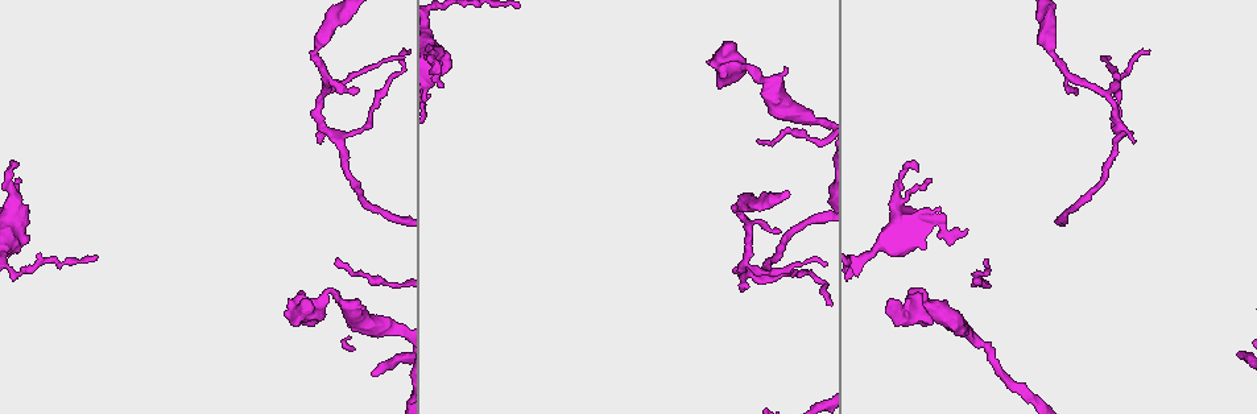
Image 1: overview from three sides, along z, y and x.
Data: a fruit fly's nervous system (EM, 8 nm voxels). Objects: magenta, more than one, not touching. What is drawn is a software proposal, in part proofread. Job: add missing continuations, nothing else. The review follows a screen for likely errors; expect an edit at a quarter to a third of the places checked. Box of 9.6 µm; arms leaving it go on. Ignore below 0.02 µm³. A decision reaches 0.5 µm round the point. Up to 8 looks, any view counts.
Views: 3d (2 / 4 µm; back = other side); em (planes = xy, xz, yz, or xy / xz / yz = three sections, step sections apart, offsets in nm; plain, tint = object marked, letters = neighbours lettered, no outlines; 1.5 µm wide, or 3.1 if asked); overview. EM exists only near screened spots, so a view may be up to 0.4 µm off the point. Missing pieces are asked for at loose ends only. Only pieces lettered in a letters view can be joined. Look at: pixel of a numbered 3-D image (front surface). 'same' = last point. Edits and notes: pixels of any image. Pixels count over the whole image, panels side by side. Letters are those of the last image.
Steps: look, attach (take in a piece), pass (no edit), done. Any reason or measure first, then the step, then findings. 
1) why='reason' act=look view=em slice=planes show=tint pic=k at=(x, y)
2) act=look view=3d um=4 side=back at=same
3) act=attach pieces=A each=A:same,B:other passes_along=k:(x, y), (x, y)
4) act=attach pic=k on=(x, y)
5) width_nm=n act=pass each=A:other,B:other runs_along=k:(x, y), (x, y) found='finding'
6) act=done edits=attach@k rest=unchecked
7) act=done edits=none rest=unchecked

why='free end' act=look view=3d um=4 pic=1 at=(22, 210)

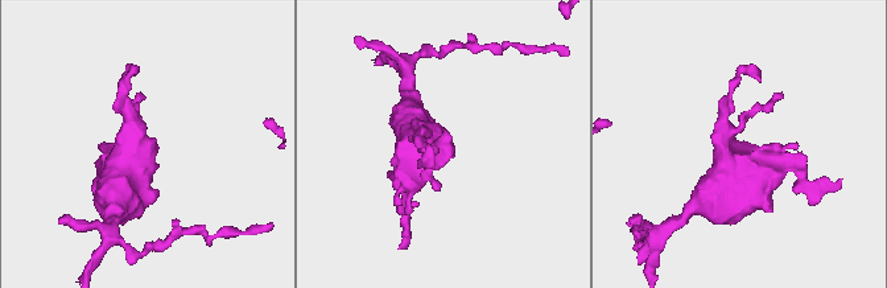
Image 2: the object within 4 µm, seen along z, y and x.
act=look view=em slice=planes show=letters pic=2 at=(151, 143)

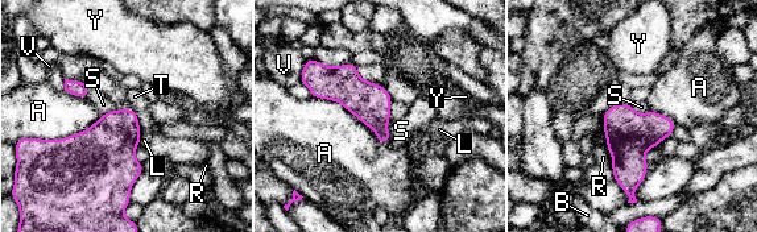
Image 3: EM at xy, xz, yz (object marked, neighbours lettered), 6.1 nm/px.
act=pass each=A:other,B:other,L:other,R:other,S:other,T:other,V:other,Y:other border=3:(132, 108), (116, 108), (102, 114) found='none of them fits'

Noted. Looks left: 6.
why='tapers out' act=look view=em slice=yz step=4 show=letters pic=1 at=(780, 232)

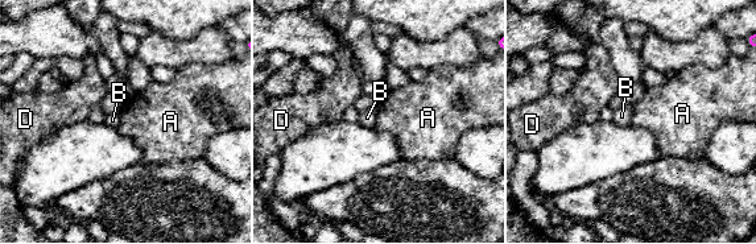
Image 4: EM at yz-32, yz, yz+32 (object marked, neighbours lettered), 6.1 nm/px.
why='another direction' act=look view=em slice=xy step=4 show=letters at=same

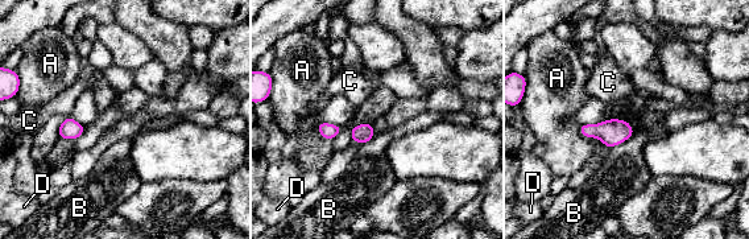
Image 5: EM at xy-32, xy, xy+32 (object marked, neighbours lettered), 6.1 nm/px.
act=pass each=A:other,B:other,C:other,D:other found='no lettered piece goes on from it'

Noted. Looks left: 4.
why='free end' act=look view=3d um=2 pic=1 at=(888, 306)

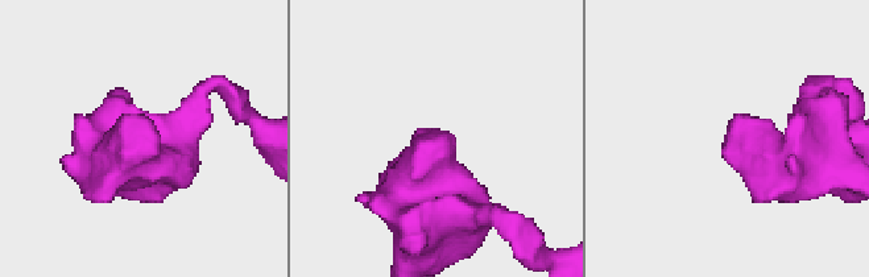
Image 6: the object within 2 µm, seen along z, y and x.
why='now the EM' act=look view=em slice=planes show=letters pic=6 at=(450, 138)

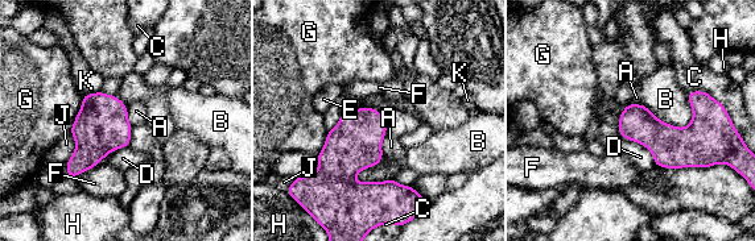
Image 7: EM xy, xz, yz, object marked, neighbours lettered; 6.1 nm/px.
width_nm=220 act=pass each=A:other,B:other,C:other,D:other,E:other,F:other,G:other,H:other,J:other,K:other found='none of them fits'

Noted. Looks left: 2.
act=done edits=none rest=unchecked

